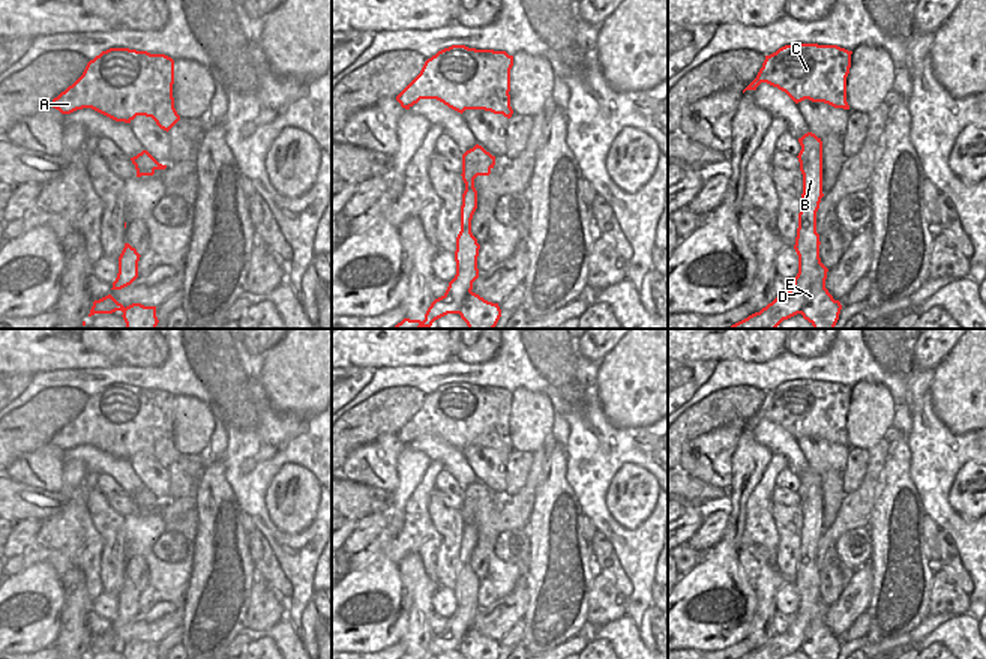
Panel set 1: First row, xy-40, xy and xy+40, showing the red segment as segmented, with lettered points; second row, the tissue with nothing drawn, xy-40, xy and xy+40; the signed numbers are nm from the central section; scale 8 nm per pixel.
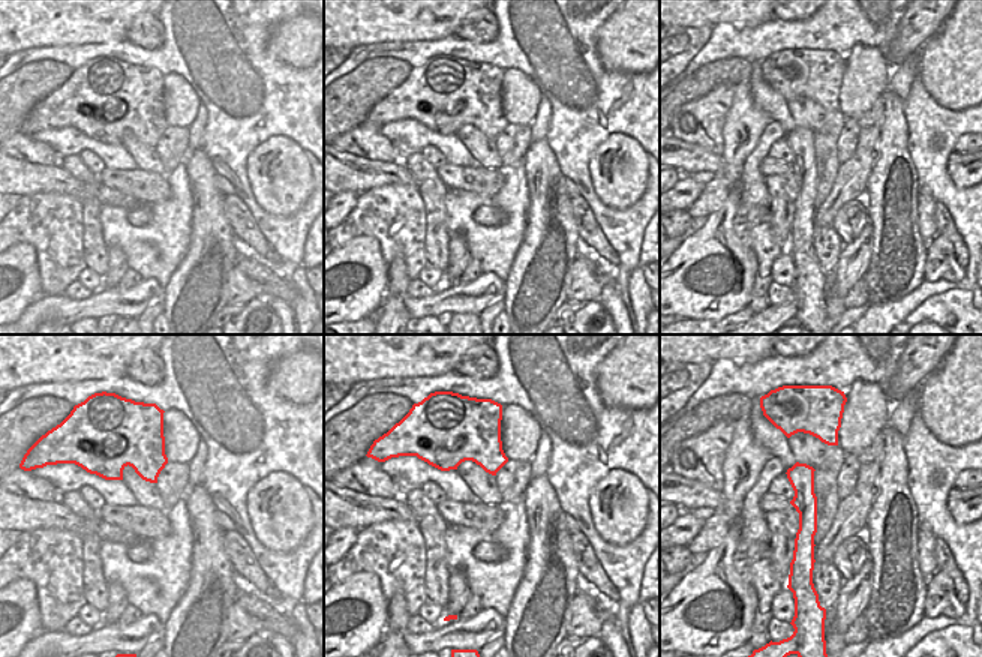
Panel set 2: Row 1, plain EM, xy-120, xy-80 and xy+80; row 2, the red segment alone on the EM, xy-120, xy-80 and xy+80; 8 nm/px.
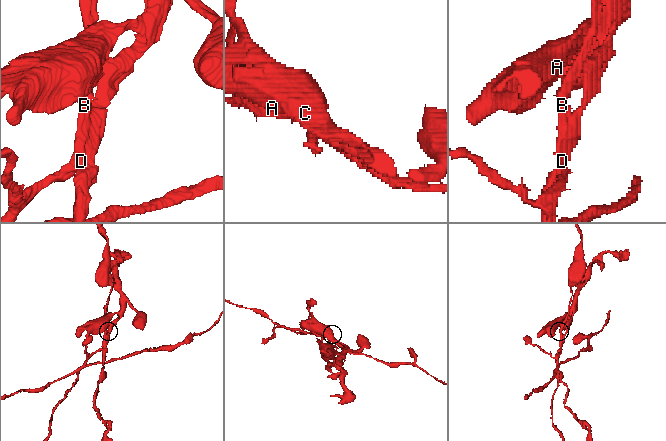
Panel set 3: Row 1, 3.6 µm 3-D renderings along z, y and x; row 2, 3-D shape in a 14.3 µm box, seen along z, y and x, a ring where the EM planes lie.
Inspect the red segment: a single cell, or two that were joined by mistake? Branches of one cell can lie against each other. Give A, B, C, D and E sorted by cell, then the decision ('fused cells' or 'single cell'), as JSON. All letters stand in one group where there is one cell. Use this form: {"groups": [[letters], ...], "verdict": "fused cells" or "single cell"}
{"groups": [["A", "B", "C", "E"], ["D"]], "verdict": "fused cells"}

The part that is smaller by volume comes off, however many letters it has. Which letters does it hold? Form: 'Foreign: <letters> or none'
Foreign: D

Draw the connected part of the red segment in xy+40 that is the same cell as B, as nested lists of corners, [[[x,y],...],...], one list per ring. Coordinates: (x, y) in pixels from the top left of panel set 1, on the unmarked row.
[[[807,468],[798,474],[800,507],[803,510],[801,546],[798,549],[798,578],[815,585],[810,593],[809,627],[804,633],[801,651],[809,659],[837,659],[842,641],[825,624],[828,605],[819,594],[819,570],[816,569],[816,548],[822,530],[822,477]]]

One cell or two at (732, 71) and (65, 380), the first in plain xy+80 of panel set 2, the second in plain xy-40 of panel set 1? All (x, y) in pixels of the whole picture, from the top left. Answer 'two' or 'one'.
two

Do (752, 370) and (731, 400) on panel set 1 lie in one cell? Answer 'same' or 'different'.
different

